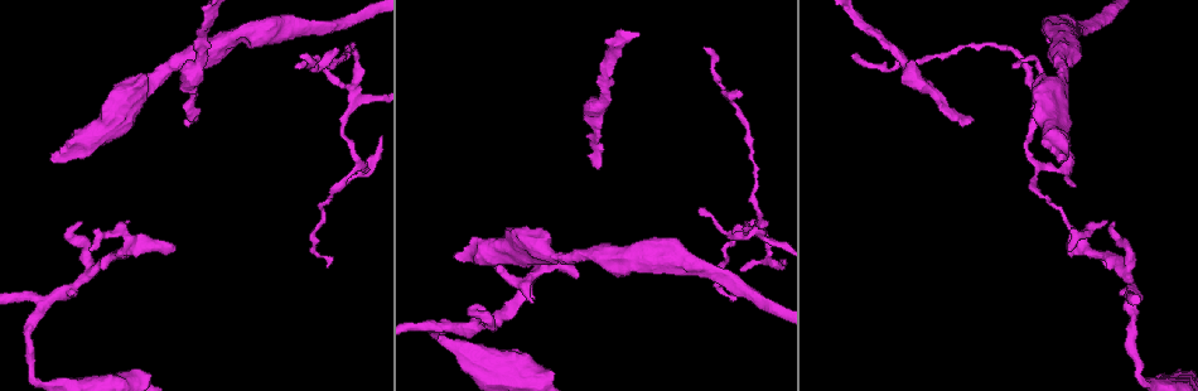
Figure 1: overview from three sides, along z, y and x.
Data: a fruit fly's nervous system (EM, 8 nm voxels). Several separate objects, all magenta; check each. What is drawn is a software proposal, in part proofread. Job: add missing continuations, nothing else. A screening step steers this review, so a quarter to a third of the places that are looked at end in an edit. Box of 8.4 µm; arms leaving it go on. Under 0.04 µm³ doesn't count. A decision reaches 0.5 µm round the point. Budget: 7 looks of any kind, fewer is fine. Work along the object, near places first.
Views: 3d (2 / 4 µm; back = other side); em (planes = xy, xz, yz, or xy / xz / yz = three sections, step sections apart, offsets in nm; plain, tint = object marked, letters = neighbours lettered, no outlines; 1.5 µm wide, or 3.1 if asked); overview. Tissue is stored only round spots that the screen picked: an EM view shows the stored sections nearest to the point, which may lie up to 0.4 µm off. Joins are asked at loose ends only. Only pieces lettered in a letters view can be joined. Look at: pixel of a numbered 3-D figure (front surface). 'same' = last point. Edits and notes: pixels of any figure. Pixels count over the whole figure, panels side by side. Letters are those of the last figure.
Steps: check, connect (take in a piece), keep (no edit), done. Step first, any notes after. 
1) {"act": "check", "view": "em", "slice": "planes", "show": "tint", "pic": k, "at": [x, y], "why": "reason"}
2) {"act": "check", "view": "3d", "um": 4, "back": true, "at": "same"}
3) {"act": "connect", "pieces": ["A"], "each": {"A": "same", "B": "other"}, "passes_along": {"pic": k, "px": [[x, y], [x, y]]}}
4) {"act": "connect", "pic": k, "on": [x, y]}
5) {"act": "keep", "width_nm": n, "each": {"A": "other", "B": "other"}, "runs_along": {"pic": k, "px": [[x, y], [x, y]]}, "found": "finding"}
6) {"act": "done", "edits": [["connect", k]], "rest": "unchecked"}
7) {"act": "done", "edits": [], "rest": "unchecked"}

{"act": "check", "view": "em", "slice": "planes", "show": "plain", "pic": 1, "at": [968, 117], "why": "free end"}

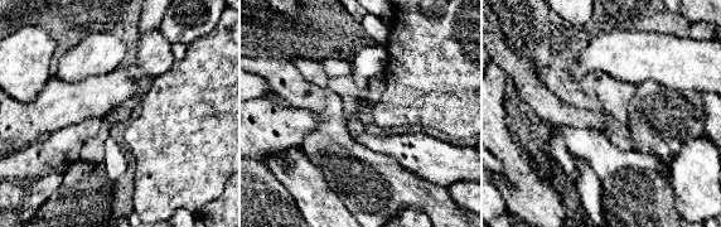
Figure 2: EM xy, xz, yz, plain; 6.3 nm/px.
{"act": "check", "view": "em", "slice": "planes", "show": "letters", "at": "same"}

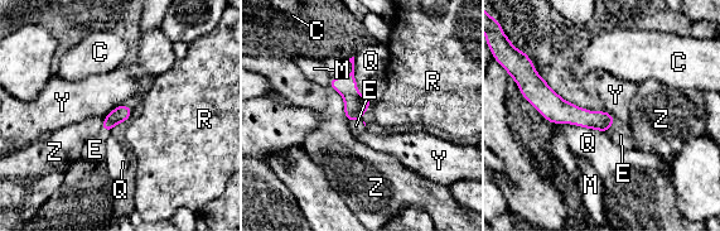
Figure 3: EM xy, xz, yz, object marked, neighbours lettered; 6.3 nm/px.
{"act": "connect", "pieces": ["E"], "each": {"C": "other", "E": "same", "M": "other", "Q": "other", "R": "other", "Y": "other", "Z": "other"}, "found": "the neuron continues"}

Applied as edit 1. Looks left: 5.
{"act": "check", "view": "3d", "um": 4, "pic": 1, "at": [704, 48], "why": "tapers out"}

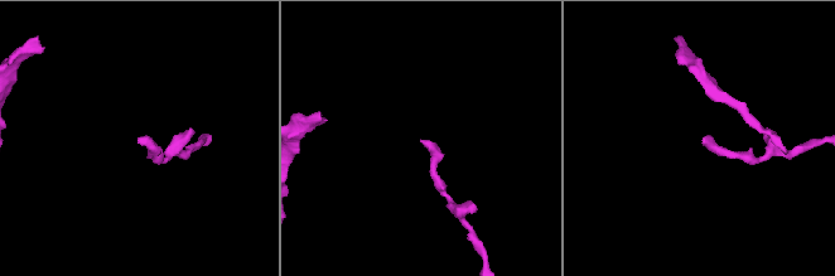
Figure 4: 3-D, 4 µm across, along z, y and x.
{"act": "check", "view": "em", "slice": "planes", "show": "plain", "pic": 4, "at": [137, 137], "why": "need the tissue"}

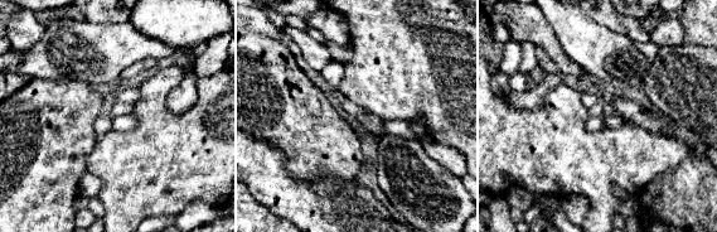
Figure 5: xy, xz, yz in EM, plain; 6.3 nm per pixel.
{"act": "check", "view": "em", "slice": "planes", "show": "letters", "at": "same", "why": "what lies round it"}

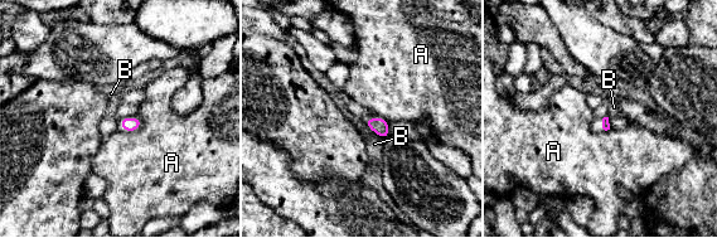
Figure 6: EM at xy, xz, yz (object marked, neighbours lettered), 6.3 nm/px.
{"act": "keep", "each": {"A": "other", "B": "other"}, "border": {"pic": 6, "px": [[366, 124], [382, 139]]}, "found": "none of them fits"}

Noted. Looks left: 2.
{"act": "done", "edits": [["connect", 3]], "rest": "unchecked"}

